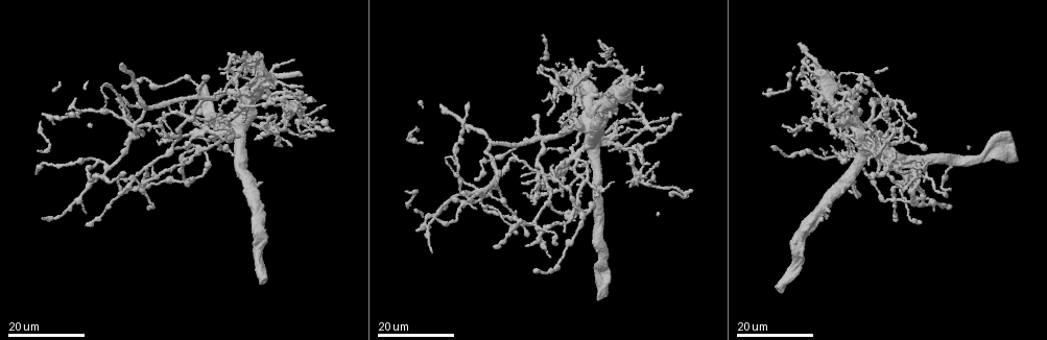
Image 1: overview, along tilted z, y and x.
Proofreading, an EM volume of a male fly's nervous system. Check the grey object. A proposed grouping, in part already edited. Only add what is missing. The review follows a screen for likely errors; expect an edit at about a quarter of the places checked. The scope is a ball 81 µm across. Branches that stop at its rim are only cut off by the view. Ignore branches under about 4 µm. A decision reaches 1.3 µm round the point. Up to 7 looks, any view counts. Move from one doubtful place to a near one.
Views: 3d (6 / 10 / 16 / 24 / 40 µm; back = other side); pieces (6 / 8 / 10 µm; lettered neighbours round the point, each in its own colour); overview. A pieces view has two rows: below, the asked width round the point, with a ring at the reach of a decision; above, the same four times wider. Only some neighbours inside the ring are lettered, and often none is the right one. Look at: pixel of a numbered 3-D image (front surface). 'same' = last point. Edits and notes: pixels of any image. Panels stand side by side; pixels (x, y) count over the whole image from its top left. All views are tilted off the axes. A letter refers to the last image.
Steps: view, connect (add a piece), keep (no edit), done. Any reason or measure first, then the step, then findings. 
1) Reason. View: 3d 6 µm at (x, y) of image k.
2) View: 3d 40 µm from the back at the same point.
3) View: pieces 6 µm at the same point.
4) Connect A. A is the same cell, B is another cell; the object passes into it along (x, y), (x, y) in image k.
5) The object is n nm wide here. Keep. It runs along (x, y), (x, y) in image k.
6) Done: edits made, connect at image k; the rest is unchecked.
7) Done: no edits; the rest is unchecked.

Branch stops here. View: 3d 16 µm at (852, 137) of image 1.

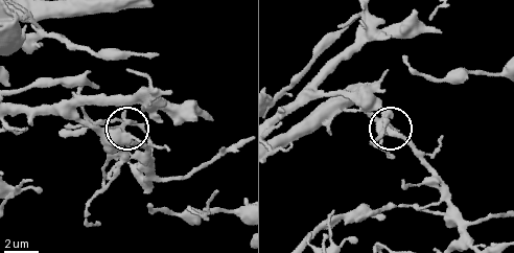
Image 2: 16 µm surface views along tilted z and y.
View: pieces 6 µm at (134, 123) of image 2.

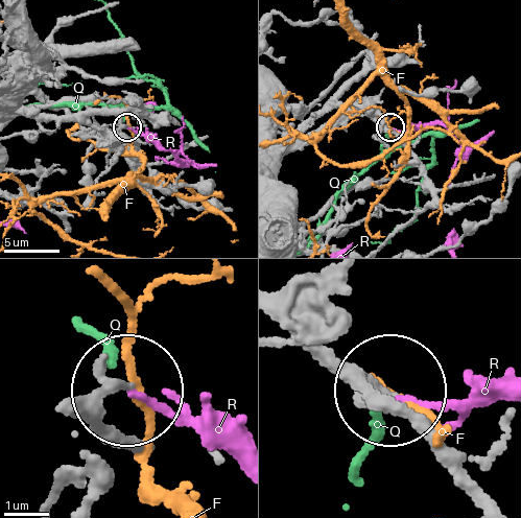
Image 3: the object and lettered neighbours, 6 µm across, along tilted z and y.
The object is 170 nm wide here. Keep. F, Q and R are other cells; it runs along (76, 400), (124, 391) in image 3; no lettered piece goes on from it.

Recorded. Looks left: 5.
Free end. View: 3d 24 µm at (550, 100) of image 1.

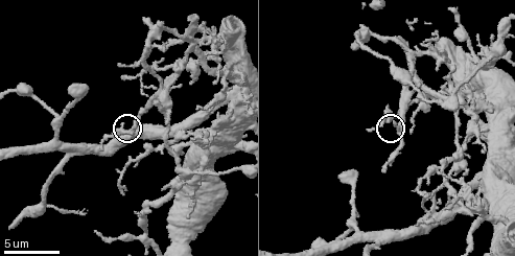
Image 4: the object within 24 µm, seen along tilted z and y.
View: 3d 6 µm at (393, 122) of image 4.

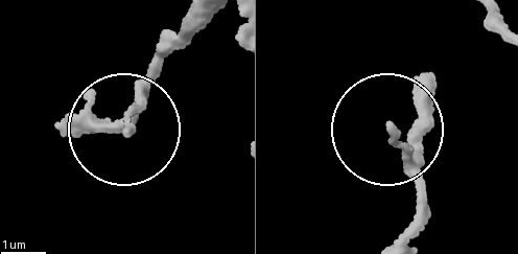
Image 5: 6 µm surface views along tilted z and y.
View: pieces 10 µm at (130, 129) of image 5.

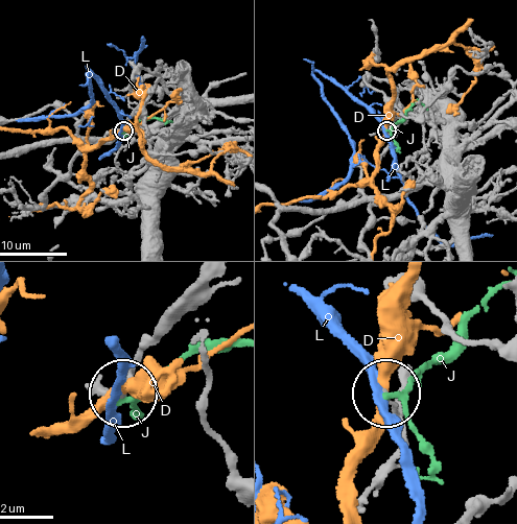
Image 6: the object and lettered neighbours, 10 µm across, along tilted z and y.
The object is 160 nm wide here. Keep. D, J and L are other cells; none of them fits.

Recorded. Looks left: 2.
Long arm stops here. View: pieces 8 µm at (152, 87) of image 4.

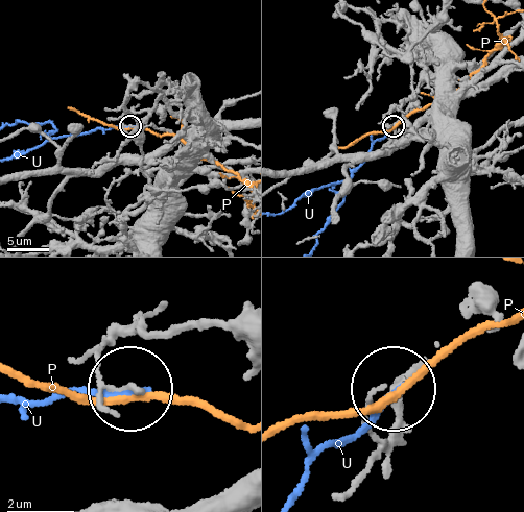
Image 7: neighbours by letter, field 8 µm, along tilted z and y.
Keep. P and U are other cells; no lettered piece goes on from it.

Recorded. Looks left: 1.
Done: no edits; the rest is unchecked.

